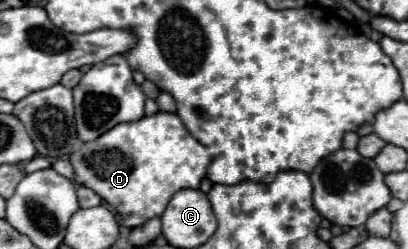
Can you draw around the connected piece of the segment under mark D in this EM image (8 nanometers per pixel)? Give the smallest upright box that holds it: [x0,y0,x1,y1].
[69,112,211,228]

